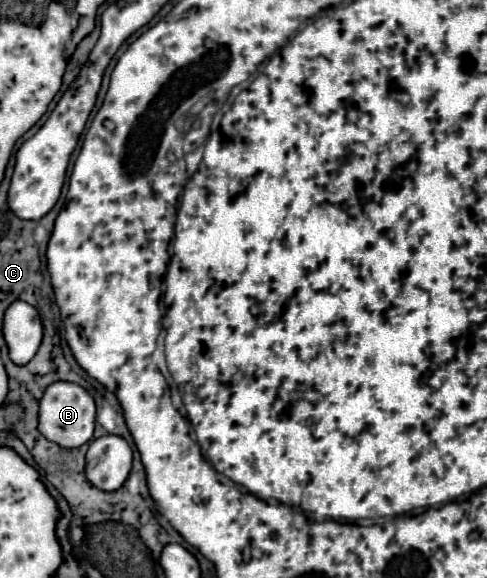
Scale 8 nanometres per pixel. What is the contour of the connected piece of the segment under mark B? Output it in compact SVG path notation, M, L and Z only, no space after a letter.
M59 381L47 387L45 397L41 399L39 407L39 433L49 439L51 443L57 443L59 447L73 449L85 445L93 437L95 429L95 401L93 397L77 383Z

